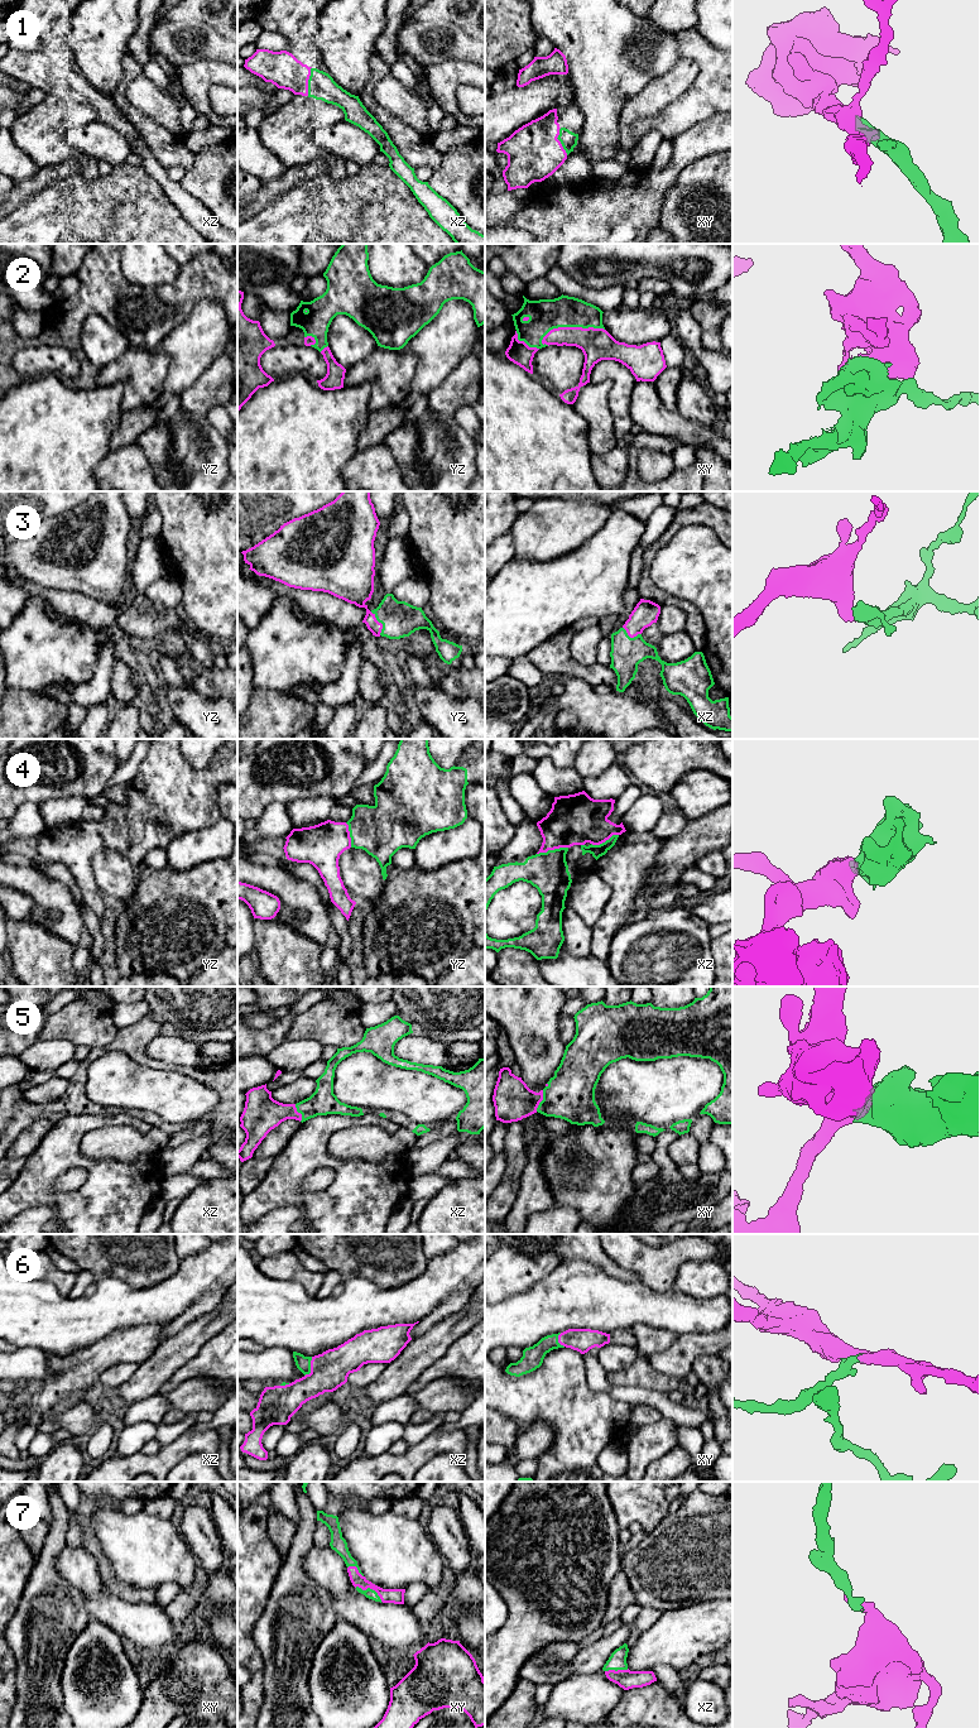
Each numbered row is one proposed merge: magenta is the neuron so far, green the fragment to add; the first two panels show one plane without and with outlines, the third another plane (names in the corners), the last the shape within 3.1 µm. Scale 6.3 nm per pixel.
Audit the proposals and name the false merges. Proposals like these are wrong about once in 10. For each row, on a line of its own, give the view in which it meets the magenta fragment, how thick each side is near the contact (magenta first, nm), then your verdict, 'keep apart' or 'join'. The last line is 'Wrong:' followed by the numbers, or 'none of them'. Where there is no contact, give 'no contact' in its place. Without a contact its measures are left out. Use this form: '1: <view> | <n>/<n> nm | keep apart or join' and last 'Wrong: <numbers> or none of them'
1: xz | 220/180 nm | join
2: xy | 200/200 nm | join
3: yz | 170/240 nm | join
4: xz | 320/260 nm | join
5: xy | 260/320 nm | join
6: xz | 240/100 nm | join
7: xy | 100/70 nm | join
Wrong: none of them

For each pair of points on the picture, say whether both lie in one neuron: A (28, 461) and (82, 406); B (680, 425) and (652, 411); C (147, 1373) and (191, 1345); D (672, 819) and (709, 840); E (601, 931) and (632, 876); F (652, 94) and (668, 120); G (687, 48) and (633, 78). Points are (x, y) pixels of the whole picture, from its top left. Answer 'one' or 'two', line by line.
A: one
B: one
C: one
D: two
E: one
F: two
G: two

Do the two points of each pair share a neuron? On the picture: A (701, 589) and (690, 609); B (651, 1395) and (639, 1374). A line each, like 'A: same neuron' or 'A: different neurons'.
A: different neurons
B: different neurons

